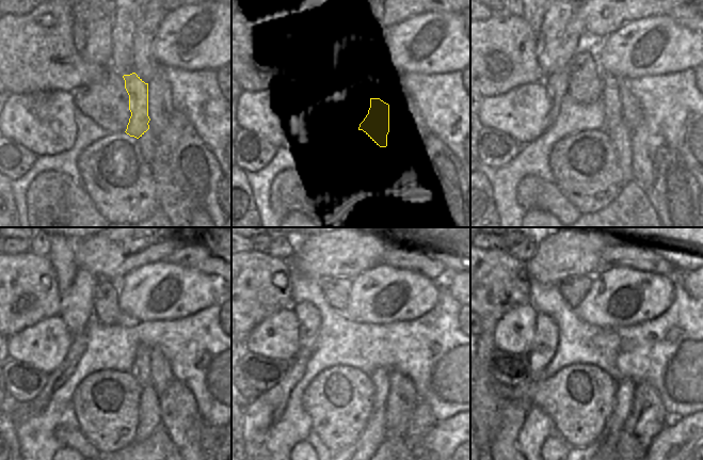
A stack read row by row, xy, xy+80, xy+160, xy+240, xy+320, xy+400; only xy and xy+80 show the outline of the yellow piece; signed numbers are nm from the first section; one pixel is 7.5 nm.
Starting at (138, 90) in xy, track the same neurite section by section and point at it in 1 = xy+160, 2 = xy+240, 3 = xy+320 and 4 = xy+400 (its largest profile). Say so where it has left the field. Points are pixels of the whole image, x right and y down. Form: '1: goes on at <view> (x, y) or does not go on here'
1: goes on at xy+160 (620, 135)
2: goes on at xy+240 (149, 419)
3: goes on at xy+320 (376, 432)
4: goes on at xy+400 (610, 443)

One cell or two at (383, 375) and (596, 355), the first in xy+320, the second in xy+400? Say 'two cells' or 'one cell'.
two cells

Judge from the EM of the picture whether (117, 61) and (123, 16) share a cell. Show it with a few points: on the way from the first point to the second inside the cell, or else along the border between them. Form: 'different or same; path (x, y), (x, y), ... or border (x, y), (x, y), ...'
same; path (122, 50), (123, 27)

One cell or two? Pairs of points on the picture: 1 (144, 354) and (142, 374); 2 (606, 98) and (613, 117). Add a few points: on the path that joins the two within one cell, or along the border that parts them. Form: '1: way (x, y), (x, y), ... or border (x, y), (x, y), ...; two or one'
1: way (142, 359), (142, 369); one
2: way (610, 102), (613, 107), (613, 113); one

